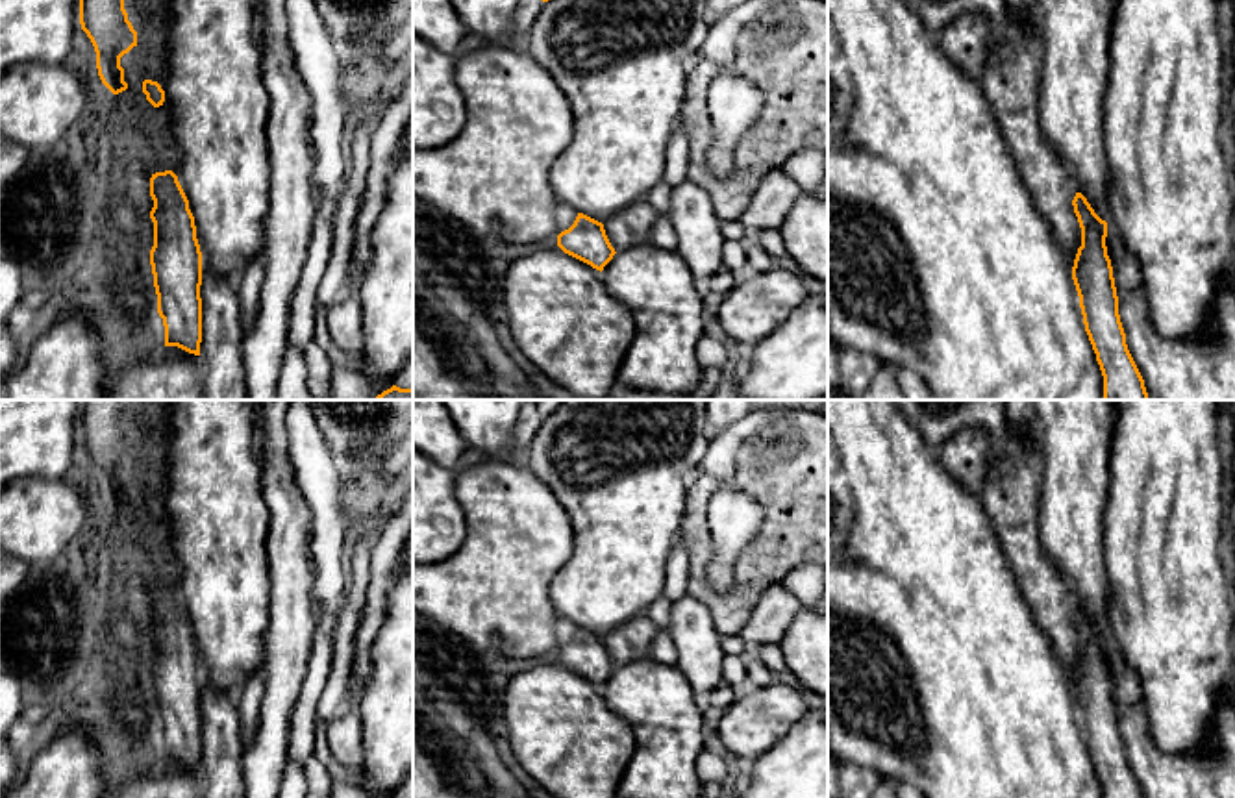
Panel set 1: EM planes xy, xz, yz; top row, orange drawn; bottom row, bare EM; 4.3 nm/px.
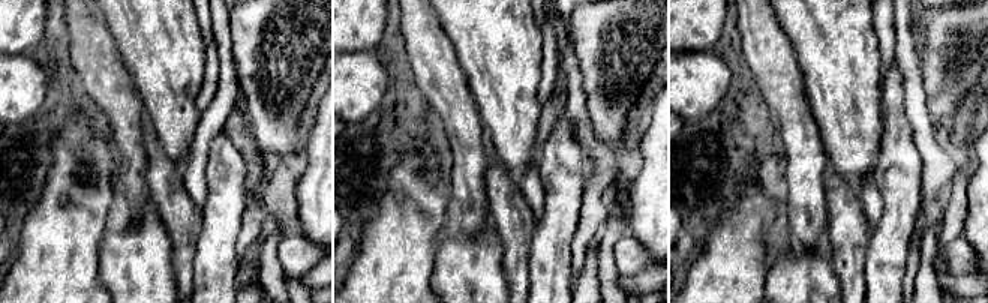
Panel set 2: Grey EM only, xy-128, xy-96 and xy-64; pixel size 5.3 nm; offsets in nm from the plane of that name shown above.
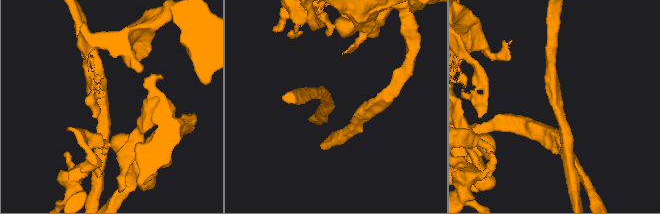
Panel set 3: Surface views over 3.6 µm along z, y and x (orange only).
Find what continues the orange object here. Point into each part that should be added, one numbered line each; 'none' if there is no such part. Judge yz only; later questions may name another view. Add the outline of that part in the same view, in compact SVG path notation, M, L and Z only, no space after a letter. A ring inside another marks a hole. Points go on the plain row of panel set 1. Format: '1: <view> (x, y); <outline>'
1: yz (1011, 491); M1009 431L1004 455L989 457L979 502L1035 624L1048 635L1072 685L1081 661L1081 642L1072 620L1076 600L1041 542L1041 483L1042 448L1037 433L1013 437Z

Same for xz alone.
1: xz (630, 641); M639 615L611 630L604 637L604 644L615 667L620 667L650 657L650 646L657 631L659 628L652 620Z

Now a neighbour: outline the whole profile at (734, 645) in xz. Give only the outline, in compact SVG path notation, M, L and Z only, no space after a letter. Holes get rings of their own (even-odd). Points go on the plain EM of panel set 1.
M741 635L722 637L720 646L726 655L748 657L752 654L748 642Z

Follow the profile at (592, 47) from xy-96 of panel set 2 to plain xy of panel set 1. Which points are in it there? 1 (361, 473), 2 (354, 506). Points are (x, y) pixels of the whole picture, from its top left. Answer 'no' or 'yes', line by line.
1: yes
2: yes

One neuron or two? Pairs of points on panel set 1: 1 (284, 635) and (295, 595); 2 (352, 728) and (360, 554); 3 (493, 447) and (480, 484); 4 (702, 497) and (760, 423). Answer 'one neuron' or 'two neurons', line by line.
1: one neuron
2: two neurons
3: two neurons
4: two neurons

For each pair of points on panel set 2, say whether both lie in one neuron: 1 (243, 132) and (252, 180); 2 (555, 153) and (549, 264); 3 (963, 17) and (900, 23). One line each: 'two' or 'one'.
1: one
2: one
3: two

